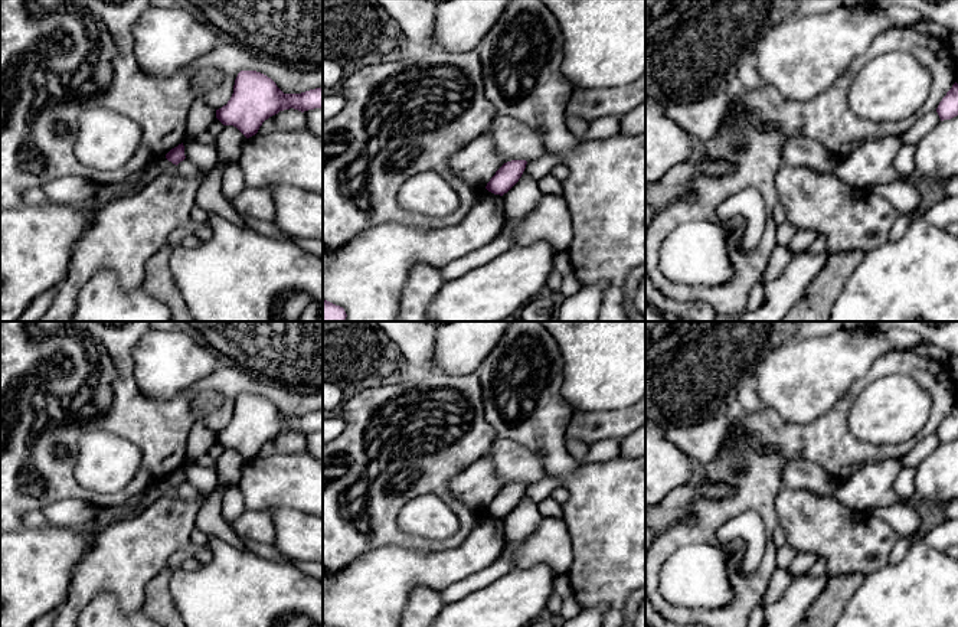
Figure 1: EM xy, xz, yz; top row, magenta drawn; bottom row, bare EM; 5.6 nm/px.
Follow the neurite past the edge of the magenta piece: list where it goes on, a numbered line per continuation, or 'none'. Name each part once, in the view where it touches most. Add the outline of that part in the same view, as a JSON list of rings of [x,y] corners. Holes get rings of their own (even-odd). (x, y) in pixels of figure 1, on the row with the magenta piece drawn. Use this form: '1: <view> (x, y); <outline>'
none

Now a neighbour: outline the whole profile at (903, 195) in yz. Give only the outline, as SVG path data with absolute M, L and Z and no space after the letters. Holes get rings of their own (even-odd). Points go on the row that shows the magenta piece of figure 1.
M903 179L889 184L874 184L869 190L883 196L899 215L912 219L922 213L922 195L913 179Z

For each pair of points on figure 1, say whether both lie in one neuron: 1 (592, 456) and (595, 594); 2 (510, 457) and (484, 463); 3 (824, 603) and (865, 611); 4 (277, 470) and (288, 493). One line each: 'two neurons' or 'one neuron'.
1: two neurons
2: two neurons
3: two neurons
4: one neuron

